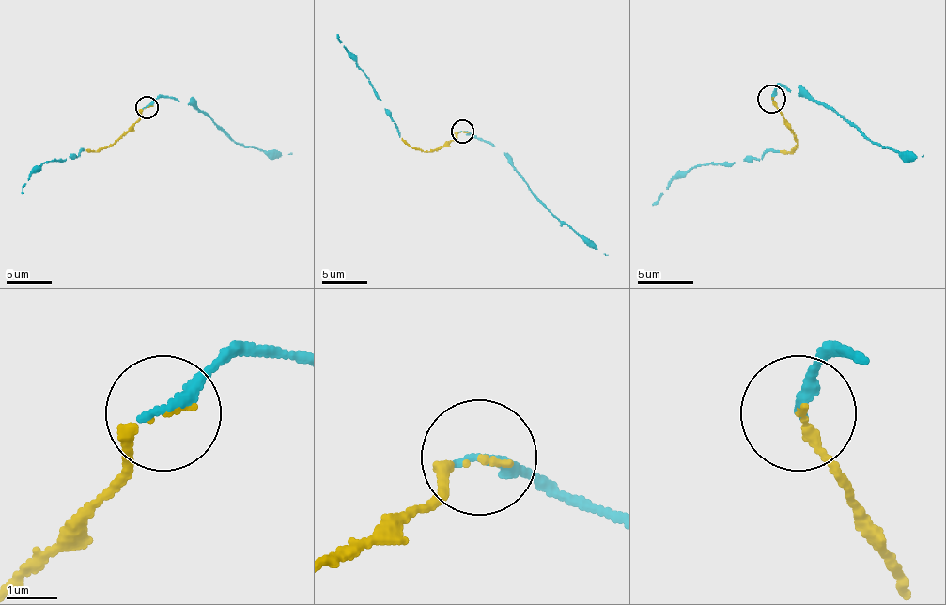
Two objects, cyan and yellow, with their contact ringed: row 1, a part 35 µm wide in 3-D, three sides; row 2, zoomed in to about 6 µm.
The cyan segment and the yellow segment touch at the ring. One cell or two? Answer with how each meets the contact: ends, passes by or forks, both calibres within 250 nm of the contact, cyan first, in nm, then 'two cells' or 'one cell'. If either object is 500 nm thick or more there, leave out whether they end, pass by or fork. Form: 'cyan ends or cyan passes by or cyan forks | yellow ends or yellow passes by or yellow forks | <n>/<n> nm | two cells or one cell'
cyan ends | yellow ends | 240/180 nm | one cell

